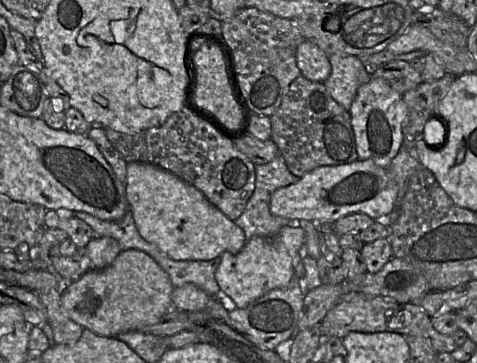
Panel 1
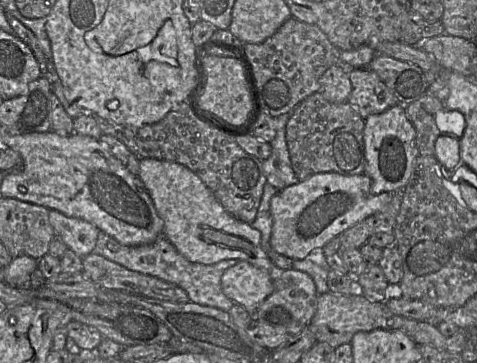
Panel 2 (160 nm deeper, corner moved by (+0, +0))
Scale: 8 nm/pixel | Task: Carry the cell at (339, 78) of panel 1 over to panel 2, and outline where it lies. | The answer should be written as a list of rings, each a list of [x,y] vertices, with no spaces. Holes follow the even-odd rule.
[[[356,67],[349,73],[352,91],[348,102],[364,118],[386,111],[399,104],[398,99],[378,74],[366,67]]]

